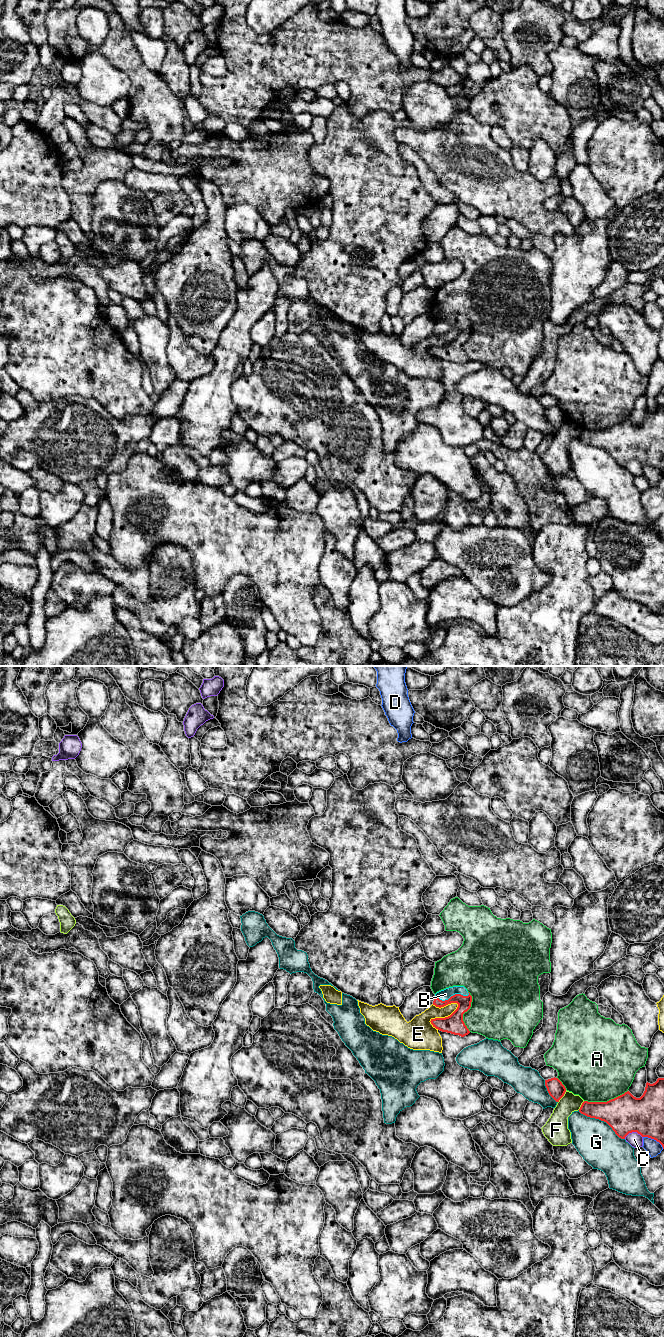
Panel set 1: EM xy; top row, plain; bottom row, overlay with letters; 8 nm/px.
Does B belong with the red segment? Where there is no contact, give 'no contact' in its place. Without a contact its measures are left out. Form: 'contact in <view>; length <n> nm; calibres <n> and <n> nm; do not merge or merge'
contact in xy; length 280 nm; calibres 160 and 90 nm; merge

